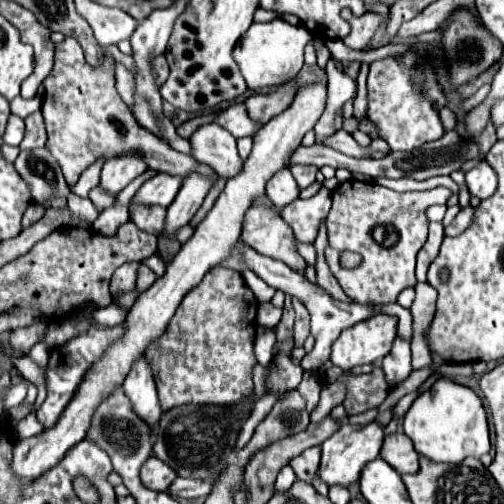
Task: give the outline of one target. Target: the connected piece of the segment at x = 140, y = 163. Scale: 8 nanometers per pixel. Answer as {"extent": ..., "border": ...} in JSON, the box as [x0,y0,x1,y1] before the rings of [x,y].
{"extent":[100,151,148,193],"border":[[[128,151],[128,155],[118,155],[114,159],[108,159],[102,169],[100,185],[112,193],[120,193],[134,177],[144,173],[148,167],[138,151]]]}

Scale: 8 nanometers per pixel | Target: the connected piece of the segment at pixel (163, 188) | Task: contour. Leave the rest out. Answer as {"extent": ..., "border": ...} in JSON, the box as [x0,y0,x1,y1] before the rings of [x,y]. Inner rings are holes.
{"extent":[132,173,182,207],"border":[[[158,173],[156,177],[152,177],[150,181],[146,181],[140,191],[136,193],[136,197],[132,199],[134,203],[152,203],[152,205],[162,205],[168,207],[178,189],[180,189],[182,177],[180,175],[170,175],[170,173]]]}

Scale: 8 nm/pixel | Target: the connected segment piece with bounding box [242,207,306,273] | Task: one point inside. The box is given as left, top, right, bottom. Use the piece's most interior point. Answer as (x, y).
(265, 230)

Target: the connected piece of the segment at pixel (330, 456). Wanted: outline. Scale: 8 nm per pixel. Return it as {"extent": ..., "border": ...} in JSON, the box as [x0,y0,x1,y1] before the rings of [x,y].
{"extent":[318,421,384,485],"border":[[[372,421],[364,427],[360,425],[350,425],[350,423],[344,423],[336,435],[332,435],[330,439],[326,439],[322,443],[322,463],[320,463],[320,471],[318,471],[318,477],[328,483],[328,485],[352,485],[358,481],[360,477],[360,471],[362,467],[376,459],[380,455],[380,449],[382,449],[382,441],[384,441],[384,427],[378,423],[378,421]]]}

